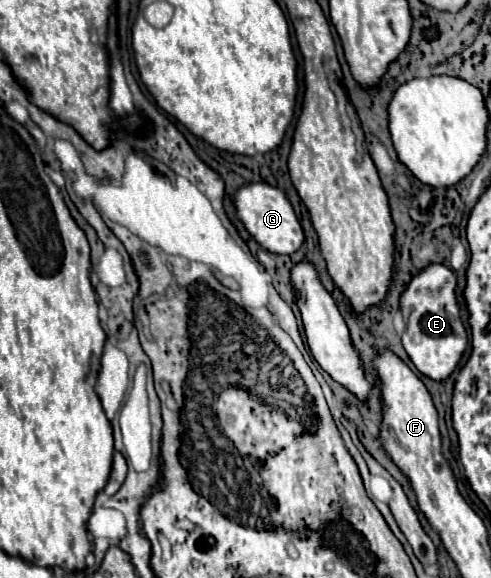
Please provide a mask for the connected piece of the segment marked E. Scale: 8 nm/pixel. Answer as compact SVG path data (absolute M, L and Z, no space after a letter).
M429 265L411 279L409 287L401 295L401 311L407 323L407 329L401 337L403 347L417 371L433 381L445 381L457 369L469 343L455 289L457 277L449 267Z

